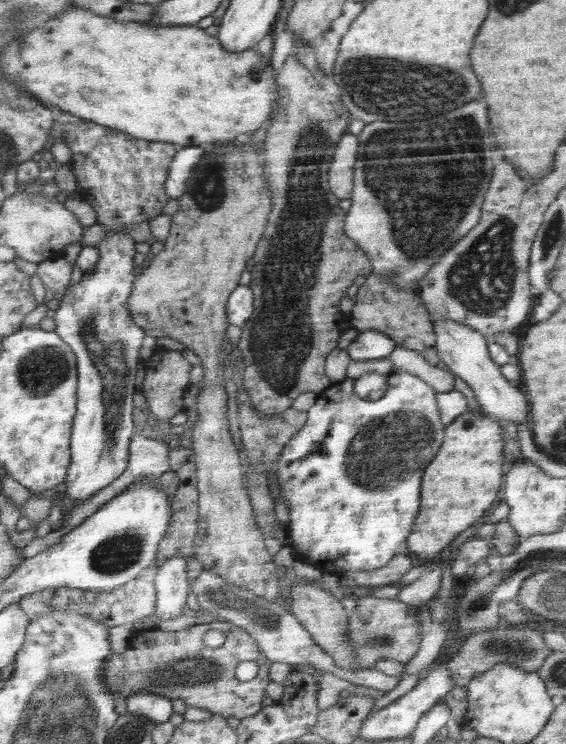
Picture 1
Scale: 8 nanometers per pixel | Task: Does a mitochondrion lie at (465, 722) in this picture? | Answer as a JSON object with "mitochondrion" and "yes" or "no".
{"mitochondrion":"no"}

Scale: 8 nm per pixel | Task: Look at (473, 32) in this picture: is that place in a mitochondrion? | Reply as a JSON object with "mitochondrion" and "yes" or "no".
{"mitochondrion":"no"}

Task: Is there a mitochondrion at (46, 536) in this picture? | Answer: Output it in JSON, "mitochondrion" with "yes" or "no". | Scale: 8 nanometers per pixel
{"mitochondrion":"no"}

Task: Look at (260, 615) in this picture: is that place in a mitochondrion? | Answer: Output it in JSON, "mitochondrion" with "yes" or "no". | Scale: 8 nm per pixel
{"mitochondrion":"yes"}

